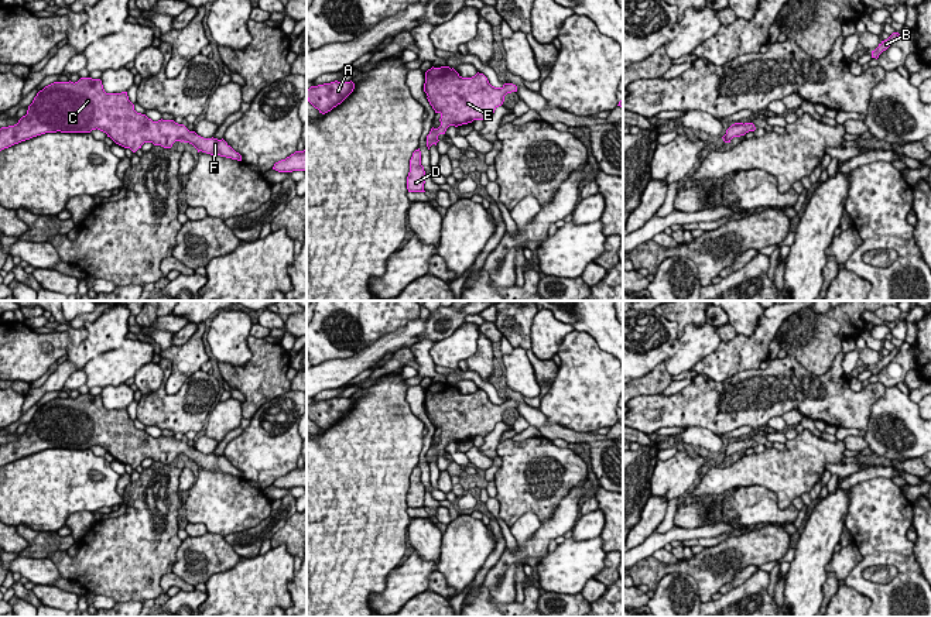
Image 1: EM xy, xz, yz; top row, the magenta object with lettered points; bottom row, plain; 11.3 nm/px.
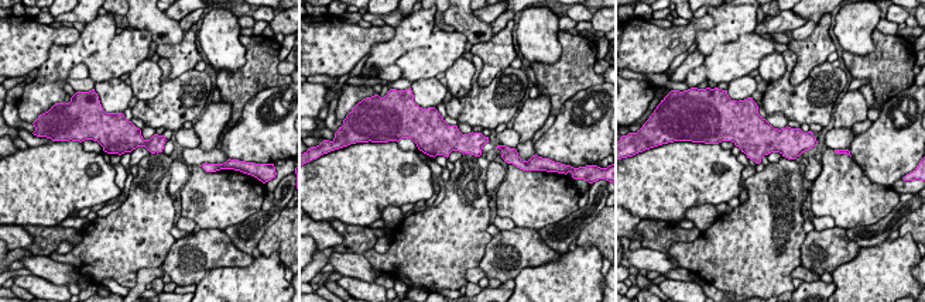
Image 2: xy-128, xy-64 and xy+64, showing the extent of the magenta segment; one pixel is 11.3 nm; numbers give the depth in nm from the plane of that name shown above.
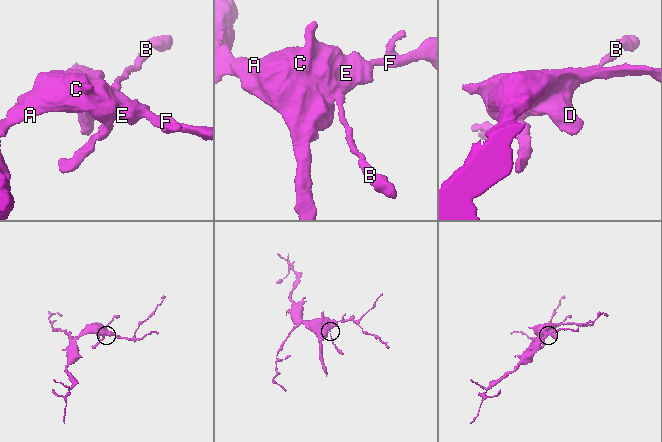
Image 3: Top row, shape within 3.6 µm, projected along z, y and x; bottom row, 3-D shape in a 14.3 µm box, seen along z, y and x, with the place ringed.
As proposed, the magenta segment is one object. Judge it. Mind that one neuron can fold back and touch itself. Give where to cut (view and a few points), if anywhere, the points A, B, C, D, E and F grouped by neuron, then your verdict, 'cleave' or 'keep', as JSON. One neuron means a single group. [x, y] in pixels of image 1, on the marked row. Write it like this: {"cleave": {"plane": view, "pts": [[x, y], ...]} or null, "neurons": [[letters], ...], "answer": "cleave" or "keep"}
{"cleave": null, "neurons": [["A", "B", "C", "D", "E", "F"]], "answer": "keep"}

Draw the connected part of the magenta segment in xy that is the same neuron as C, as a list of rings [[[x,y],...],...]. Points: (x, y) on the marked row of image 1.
[[[100,79],[54,82],[37,93],[17,124],[0,128],[0,151],[45,133],[90,133],[100,130],[116,144],[136,152],[144,143],[171,148],[175,141],[192,144],[198,152],[242,161],[223,138],[203,138],[174,120],[153,121],[137,113],[127,92],[106,93]]]

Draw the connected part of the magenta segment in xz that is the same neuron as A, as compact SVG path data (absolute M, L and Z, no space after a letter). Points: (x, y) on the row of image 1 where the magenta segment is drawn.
M331 82L318 86L311 86L307 90L308 102L325 114L333 107L340 104L355 89L355 83L350 82Z

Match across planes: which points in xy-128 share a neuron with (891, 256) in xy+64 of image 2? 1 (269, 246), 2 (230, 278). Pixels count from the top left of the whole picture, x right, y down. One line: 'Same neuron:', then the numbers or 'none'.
Same neuron: 2

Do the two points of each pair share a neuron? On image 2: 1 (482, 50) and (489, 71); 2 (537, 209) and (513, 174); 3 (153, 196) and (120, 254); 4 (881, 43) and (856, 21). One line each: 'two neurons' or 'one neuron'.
1: one neuron
2: one neuron
3: one neuron
4: two neurons

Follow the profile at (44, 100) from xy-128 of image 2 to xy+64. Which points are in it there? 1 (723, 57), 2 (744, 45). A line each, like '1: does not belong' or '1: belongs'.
1: does not belong
2: does not belong

